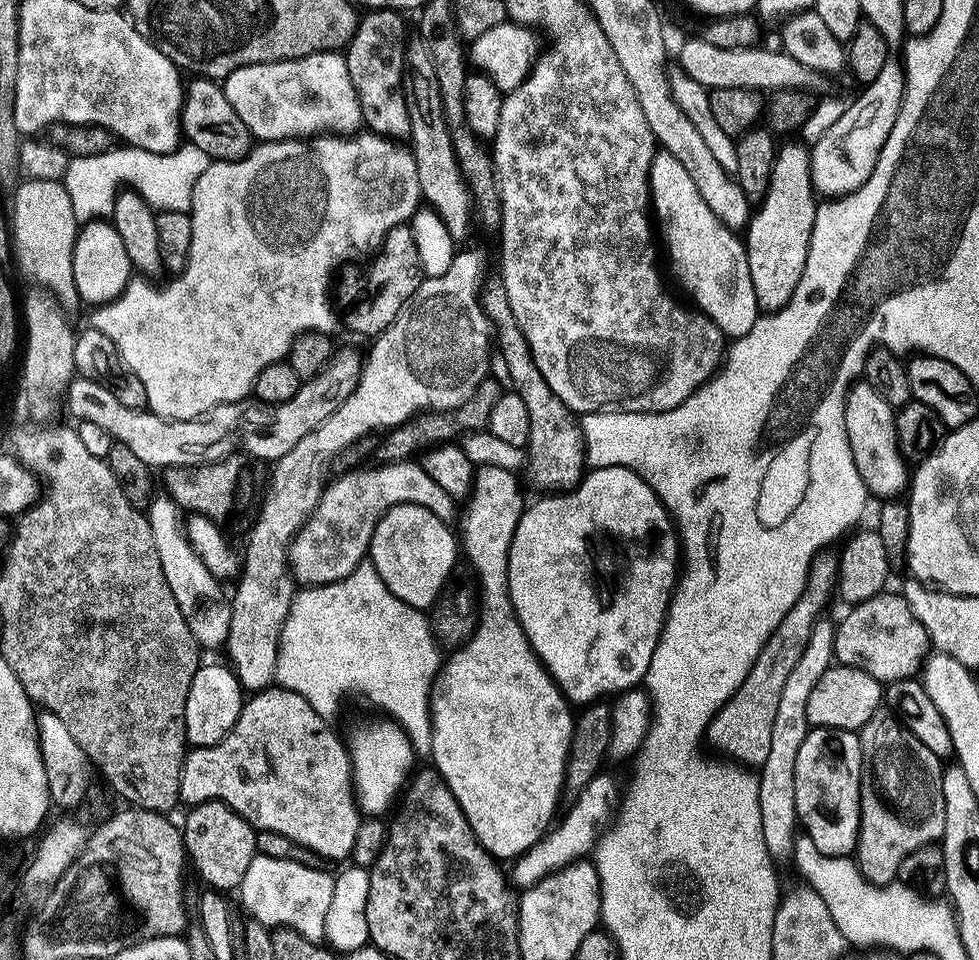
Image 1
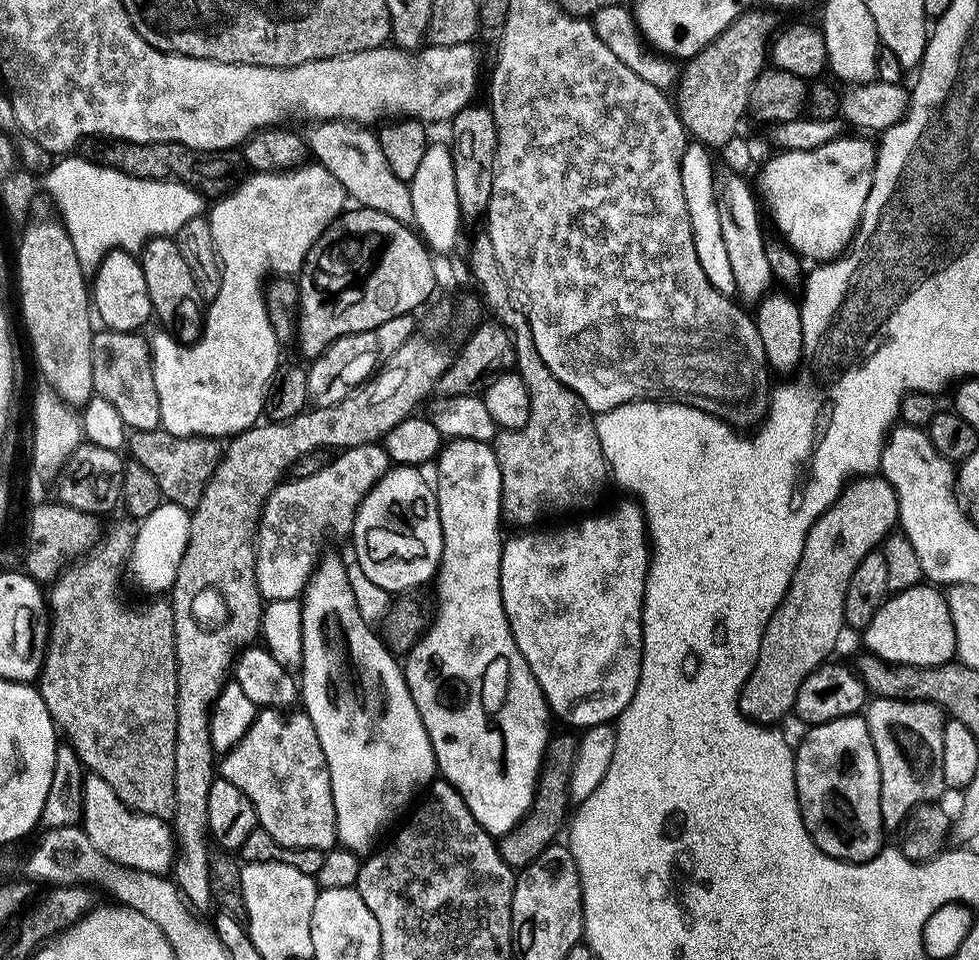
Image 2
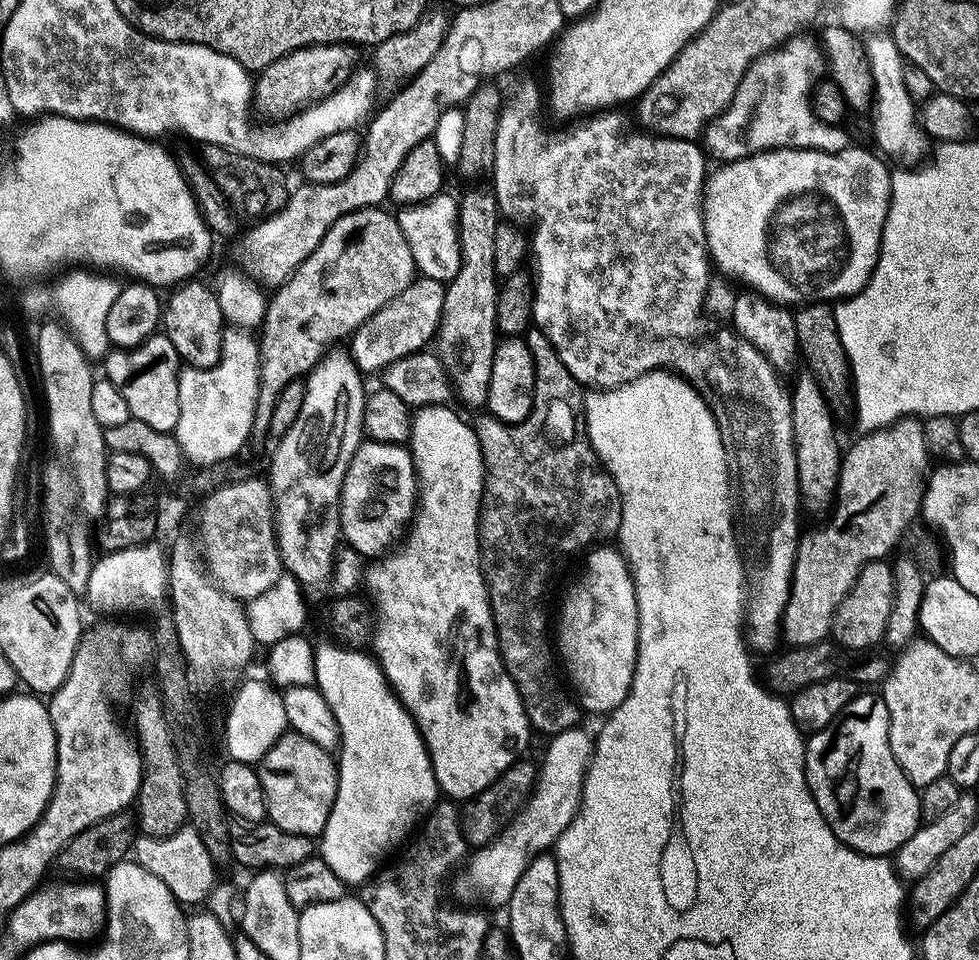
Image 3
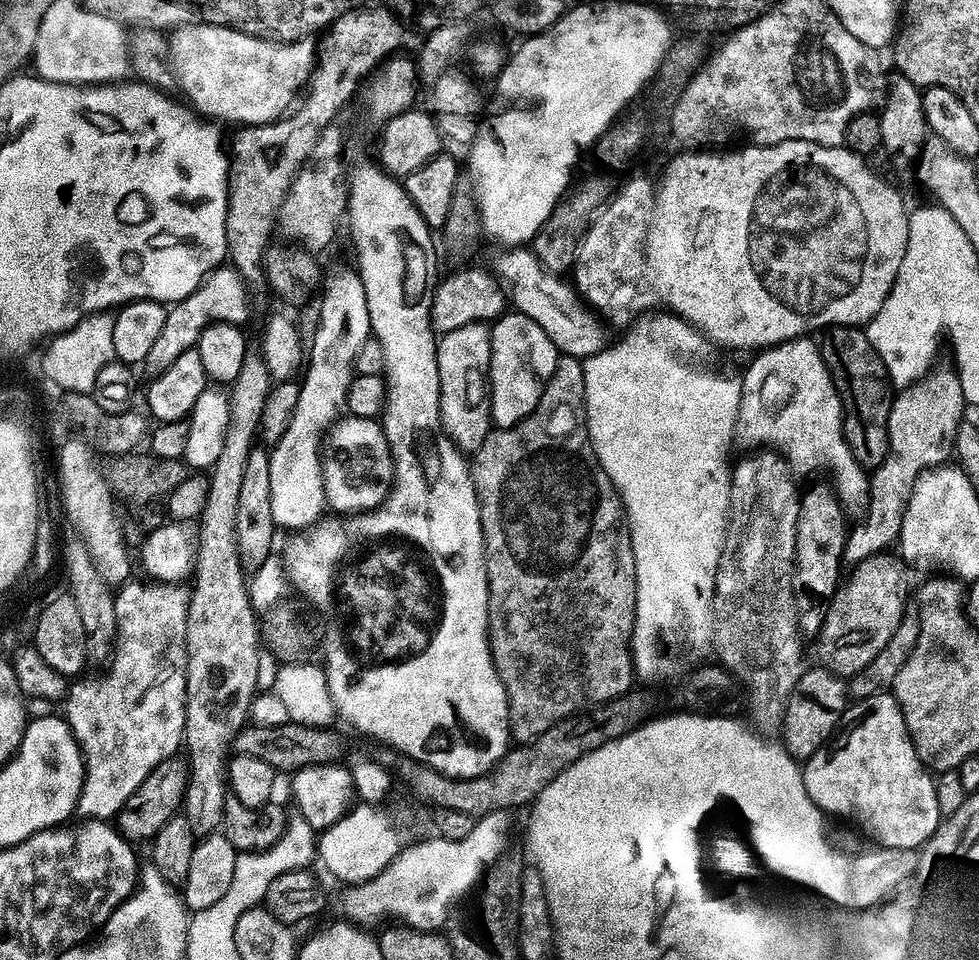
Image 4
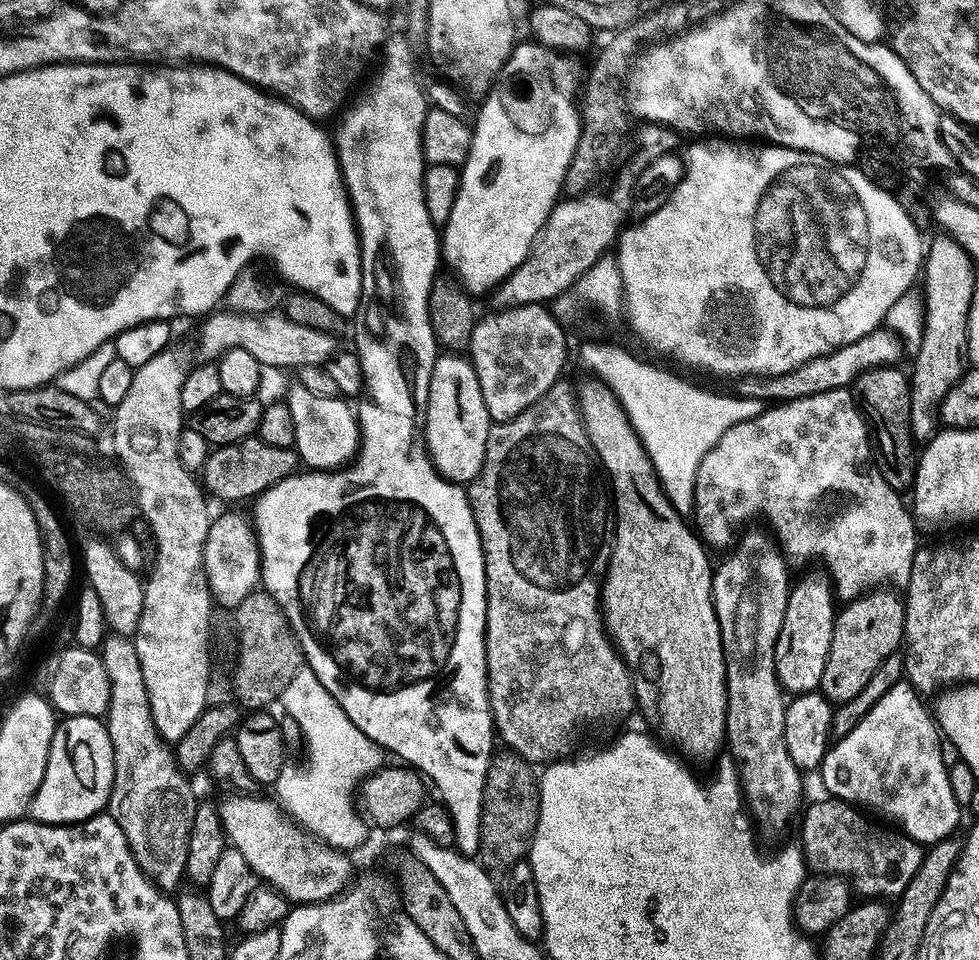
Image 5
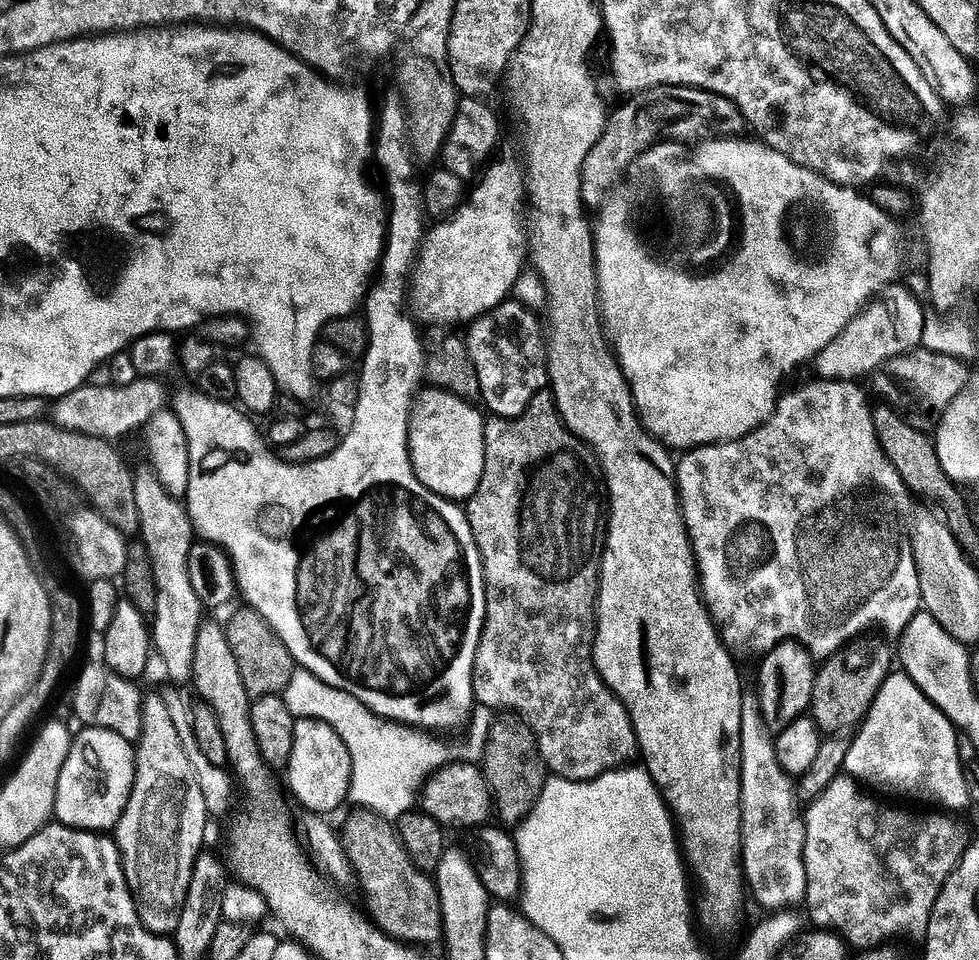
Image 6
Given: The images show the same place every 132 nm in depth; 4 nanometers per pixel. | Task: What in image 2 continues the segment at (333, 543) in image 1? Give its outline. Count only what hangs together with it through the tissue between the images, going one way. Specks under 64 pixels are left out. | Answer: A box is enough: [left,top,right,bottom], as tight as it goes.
[256,444,390,601]

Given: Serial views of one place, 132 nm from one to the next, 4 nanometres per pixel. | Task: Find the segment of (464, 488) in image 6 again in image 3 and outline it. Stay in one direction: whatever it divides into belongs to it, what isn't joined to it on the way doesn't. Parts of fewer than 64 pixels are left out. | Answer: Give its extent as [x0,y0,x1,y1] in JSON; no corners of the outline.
[438,188,502,409]

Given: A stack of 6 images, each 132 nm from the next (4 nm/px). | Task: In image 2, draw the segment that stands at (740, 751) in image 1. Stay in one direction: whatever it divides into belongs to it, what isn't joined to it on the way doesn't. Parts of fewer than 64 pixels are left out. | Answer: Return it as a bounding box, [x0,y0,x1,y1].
[740,474,900,726]

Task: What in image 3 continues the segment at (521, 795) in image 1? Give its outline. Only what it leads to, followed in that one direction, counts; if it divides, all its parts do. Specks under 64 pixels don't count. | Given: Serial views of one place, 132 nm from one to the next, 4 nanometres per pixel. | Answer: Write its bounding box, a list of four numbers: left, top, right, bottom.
[363,406,532,802]

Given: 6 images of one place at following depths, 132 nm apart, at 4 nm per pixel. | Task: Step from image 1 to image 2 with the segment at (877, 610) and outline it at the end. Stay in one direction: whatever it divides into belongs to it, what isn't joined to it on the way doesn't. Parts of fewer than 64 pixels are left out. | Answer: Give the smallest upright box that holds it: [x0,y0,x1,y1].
[862,583,957,668]

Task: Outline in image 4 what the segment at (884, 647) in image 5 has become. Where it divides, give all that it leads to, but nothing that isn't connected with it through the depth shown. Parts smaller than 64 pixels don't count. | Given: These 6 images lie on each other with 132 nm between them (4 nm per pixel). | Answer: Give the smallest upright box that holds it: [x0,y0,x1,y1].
[818,552,910,680]

